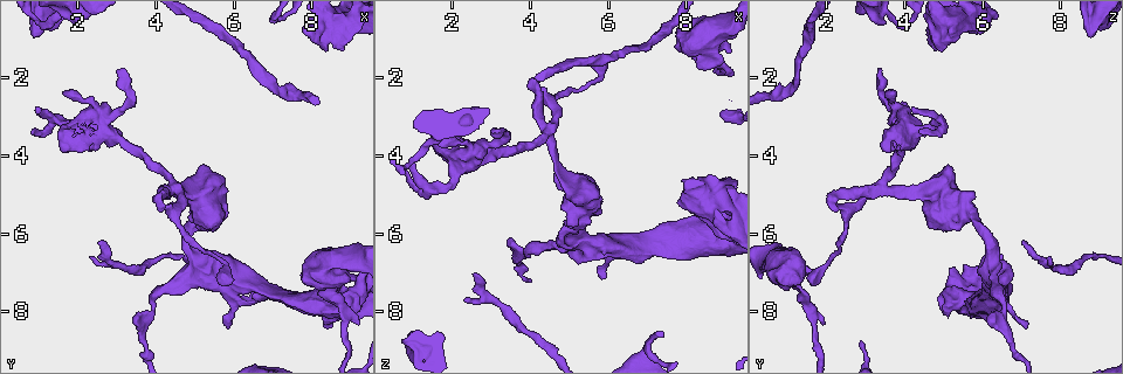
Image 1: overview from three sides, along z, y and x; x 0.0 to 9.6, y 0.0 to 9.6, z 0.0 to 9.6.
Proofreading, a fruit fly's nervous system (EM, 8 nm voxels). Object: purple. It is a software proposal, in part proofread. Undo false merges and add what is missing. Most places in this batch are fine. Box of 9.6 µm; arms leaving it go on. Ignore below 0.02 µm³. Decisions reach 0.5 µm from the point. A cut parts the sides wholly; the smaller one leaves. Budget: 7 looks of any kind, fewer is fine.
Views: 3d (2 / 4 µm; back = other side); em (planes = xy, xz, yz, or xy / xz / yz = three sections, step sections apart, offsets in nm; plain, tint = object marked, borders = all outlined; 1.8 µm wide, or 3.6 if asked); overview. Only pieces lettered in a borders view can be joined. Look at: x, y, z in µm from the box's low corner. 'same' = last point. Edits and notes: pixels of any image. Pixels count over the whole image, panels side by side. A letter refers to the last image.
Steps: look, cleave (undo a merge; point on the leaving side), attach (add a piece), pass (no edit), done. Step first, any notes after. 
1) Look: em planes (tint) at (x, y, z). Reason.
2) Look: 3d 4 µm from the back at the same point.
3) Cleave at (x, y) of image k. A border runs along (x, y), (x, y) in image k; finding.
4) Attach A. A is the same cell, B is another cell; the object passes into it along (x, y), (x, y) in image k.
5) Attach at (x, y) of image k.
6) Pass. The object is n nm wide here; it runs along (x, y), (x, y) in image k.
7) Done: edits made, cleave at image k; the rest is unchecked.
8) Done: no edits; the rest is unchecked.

Look: em xz step 8 (tint) at (4.45, 4.85, 3.50). Sudden change in width.

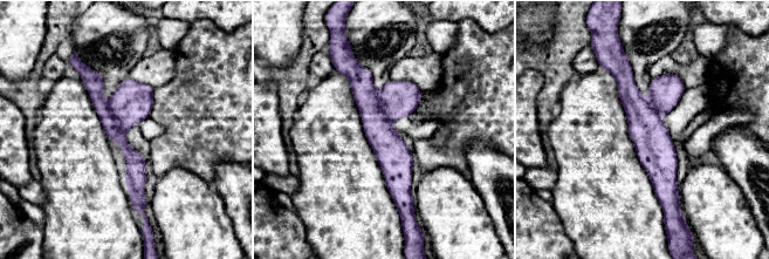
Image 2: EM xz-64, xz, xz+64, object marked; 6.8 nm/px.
Look: em xz step 8 (borders) at the same point.

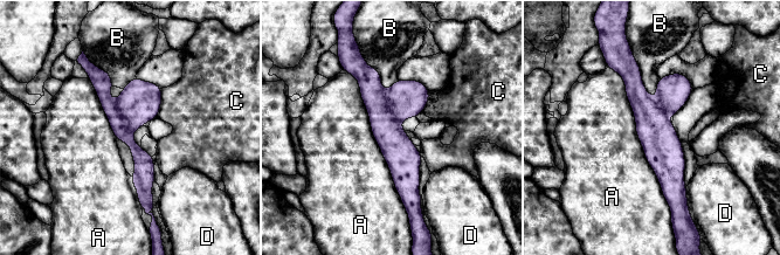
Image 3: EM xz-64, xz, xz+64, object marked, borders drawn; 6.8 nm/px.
Pass. The object is 260 nm wide here; A, B, C and D are other cells; it runs along (365, 67), (404, 159), (405, 200) in image 3; one neuron here.

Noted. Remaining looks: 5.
Look: em 3.6 µm xy step 8 (tint) at (8.50, 7.30, 1.30).

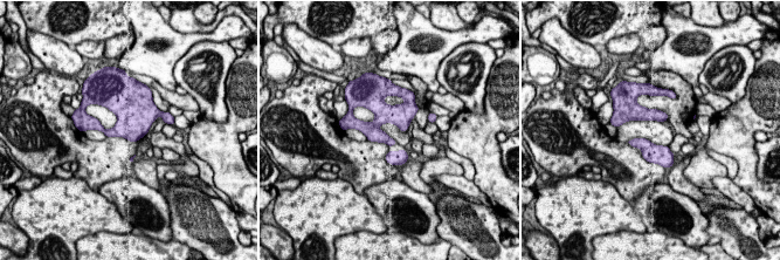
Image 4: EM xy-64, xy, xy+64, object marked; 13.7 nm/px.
Look: em 3.6 µm xy step 8 (borders) at the same point. See the neighbours.

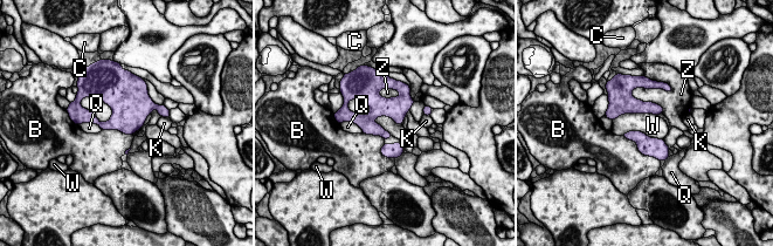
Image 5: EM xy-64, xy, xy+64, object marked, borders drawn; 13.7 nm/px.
Pass. The object is 50 nm wide here; B, C, K, Q, W and Z are other cells; all the same neuron.

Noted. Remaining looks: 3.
Look: em planes (borders) at (8.65, 0.65, 5.60). Sudden change in width.

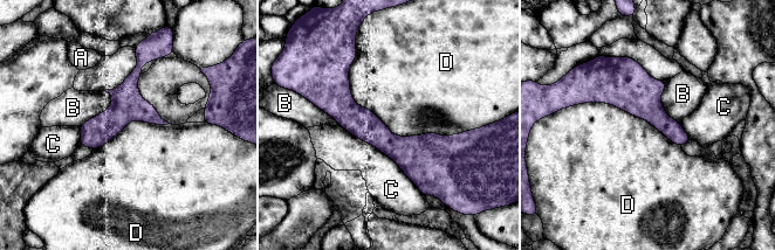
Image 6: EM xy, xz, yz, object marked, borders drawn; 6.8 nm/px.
Pass. The longest contact is with D, 950 nm; A, B, C and D are other cells; a border runs along (356, 51), (470, 130) in image 6; all the same neuron.

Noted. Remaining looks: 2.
Done: no edits; the rest is unchecked.

